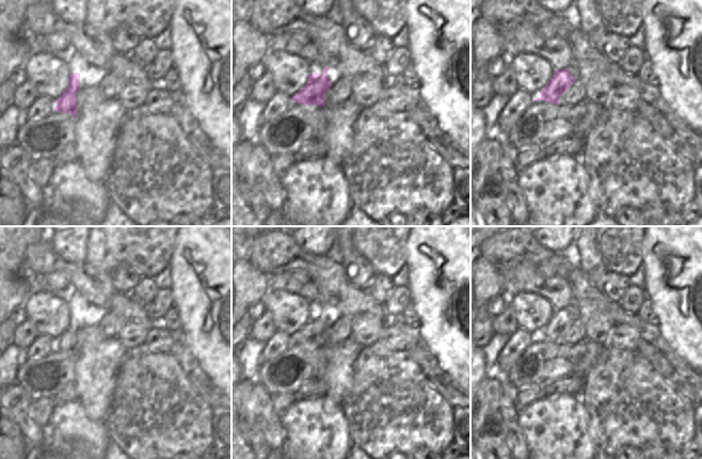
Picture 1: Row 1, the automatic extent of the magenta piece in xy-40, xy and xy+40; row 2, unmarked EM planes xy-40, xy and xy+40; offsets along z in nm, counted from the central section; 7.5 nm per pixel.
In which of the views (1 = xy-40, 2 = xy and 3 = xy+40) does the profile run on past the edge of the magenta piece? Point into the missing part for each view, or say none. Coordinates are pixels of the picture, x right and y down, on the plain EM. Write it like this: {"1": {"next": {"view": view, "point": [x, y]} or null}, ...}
{"1": {"next": null}, "2": {"next": null}, "3": {"next": null}}

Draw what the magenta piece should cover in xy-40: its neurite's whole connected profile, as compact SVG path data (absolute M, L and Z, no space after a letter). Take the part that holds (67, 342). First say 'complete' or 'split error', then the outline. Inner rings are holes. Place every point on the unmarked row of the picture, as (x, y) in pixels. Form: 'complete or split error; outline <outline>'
complete; outline M75 312L69 314L69 326L63 331L60 337L57 338L54 350L62 352L73 352L78 355L78 336L80 330L80 313Z

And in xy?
complete; outline M326 305L321 315L318 312L308 314L308 321L292 335L293 339L301 344L325 346L325 332L333 325L332 319L328 317L329 308L330 305Z

